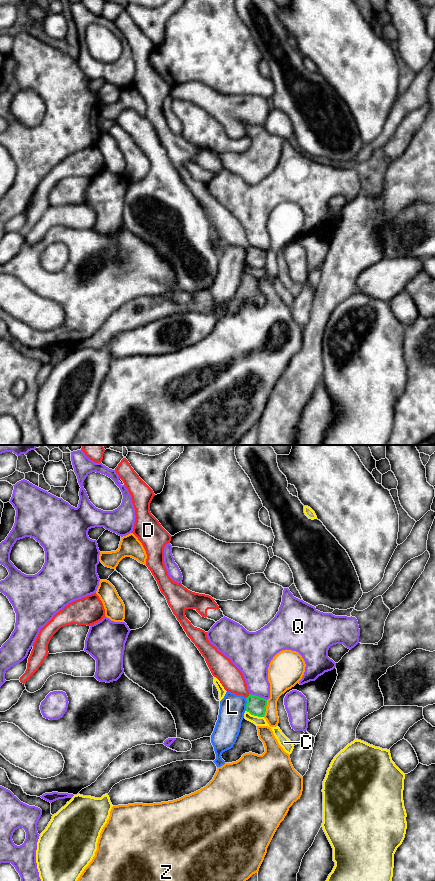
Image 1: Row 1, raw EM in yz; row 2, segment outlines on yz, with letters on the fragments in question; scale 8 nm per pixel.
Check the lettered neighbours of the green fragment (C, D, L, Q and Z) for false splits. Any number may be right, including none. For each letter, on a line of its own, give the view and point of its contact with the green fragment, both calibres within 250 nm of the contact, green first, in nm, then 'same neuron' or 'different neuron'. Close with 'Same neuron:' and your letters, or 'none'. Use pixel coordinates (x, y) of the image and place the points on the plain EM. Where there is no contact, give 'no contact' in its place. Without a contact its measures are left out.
C: contact yz (255, 267); calibres 150 and 80 nm; different neuron
D: contact yz (248, 248); calibres 150 and 190 nm; different neuron
L: contact yz (246, 256); calibres 150 and 200 nm; different neuron
Q: contact yz (258, 248); calibres 150 and 220 nm; different neuron
Z: contact yz (265, 260); calibres 150 and 180 nm; different neuron
Same neuron: none

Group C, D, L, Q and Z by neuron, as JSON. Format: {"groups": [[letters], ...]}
{"groups": [["C"], ["D"], ["L"], ["Q"], ["Z"]]}

